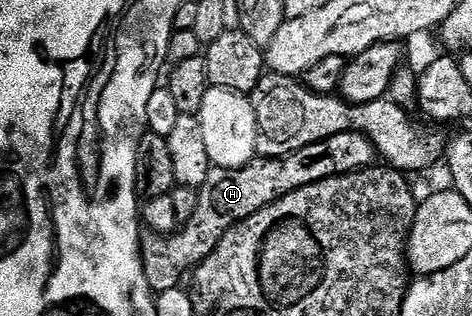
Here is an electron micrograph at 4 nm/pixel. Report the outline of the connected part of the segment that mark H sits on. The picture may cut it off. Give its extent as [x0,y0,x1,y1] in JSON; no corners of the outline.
[138,131,378,295]

